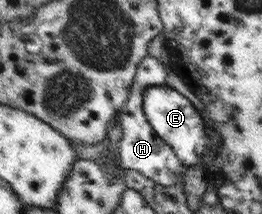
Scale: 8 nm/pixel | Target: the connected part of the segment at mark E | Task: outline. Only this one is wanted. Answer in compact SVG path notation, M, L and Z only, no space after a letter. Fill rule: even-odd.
M164 84L158 86L149 86L144 93L144 110L150 124L156 129L156 132L172 146L174 152L178 154L178 159L184 163L187 168L201 163L200 158L208 145L206 128L203 120L184 94L180 94L178 90L168 87Z

